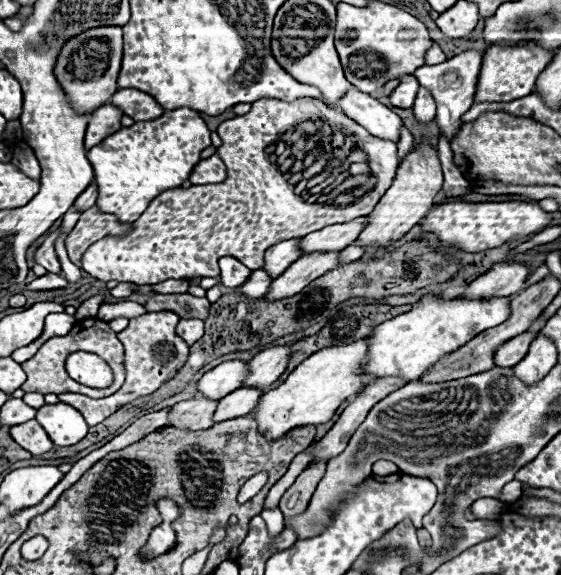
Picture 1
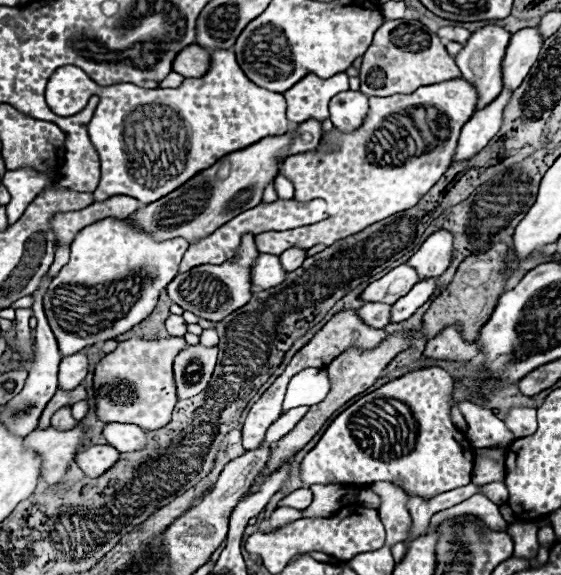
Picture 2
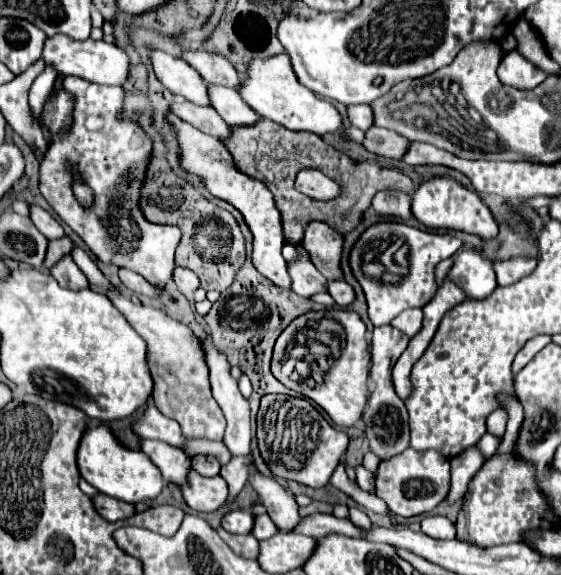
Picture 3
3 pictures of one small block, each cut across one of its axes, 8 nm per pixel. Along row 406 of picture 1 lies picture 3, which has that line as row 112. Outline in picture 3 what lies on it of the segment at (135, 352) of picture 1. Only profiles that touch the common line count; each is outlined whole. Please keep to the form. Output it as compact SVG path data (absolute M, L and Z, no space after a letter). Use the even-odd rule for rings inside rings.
M66 76L64 88L76 96L74 124L70 132L60 132L52 138L48 154L40 162L40 192L54 212L102 262L110 264L110 258L114 258L116 266L130 268L152 282L152 286L164 290L172 280L174 250L180 242L180 230L176 226L146 222L138 206L152 148L150 138L138 124L120 118L124 102L124 90L120 86L102 86ZM68 162L78 166L86 184L94 190L96 204L88 210L76 202Z

